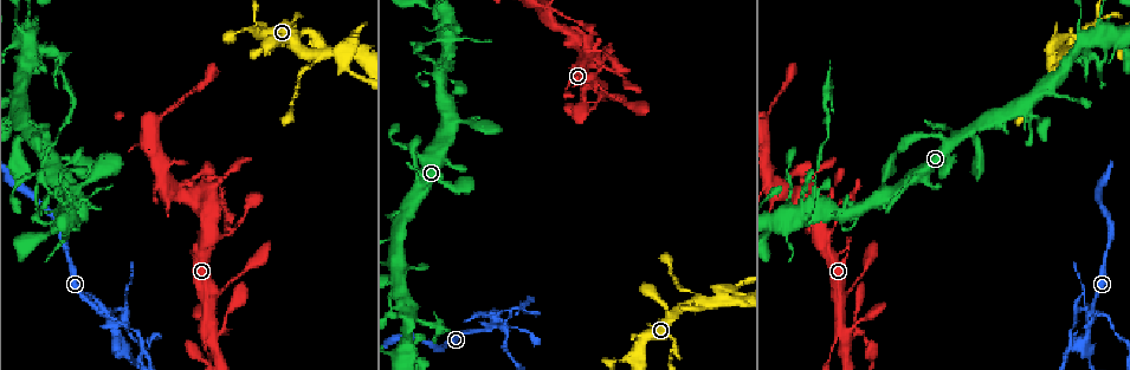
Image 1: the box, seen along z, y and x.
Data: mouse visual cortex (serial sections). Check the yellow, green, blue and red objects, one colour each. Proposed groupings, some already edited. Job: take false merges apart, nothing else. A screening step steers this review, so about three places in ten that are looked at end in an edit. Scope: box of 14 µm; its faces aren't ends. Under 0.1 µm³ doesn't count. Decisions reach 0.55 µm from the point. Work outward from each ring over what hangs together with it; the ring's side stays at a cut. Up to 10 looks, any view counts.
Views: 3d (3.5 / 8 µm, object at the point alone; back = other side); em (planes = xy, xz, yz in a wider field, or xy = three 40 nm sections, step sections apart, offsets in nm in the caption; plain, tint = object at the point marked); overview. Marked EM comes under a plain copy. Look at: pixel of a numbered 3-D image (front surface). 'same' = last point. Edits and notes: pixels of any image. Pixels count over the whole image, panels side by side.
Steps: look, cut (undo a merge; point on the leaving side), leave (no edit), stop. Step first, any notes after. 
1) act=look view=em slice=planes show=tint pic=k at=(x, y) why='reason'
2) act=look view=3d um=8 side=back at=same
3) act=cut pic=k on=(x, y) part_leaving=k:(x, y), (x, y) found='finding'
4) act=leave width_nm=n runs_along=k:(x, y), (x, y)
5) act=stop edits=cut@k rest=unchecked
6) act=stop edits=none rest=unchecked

act=look view=3d um=3.5 pic=1 at=(115, 323) why='a narrow waist'

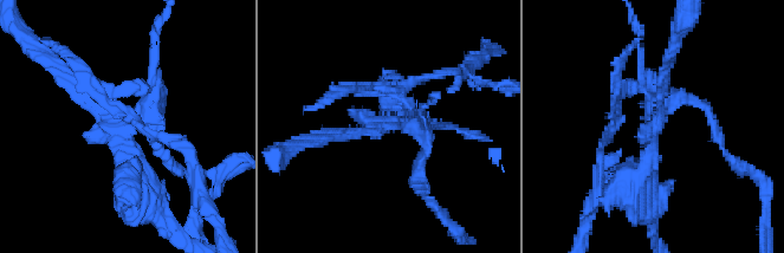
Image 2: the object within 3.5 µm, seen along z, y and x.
act=look view=em slice=xy step=1 show=tint pic=2 at=(649, 128) why='now the EM'

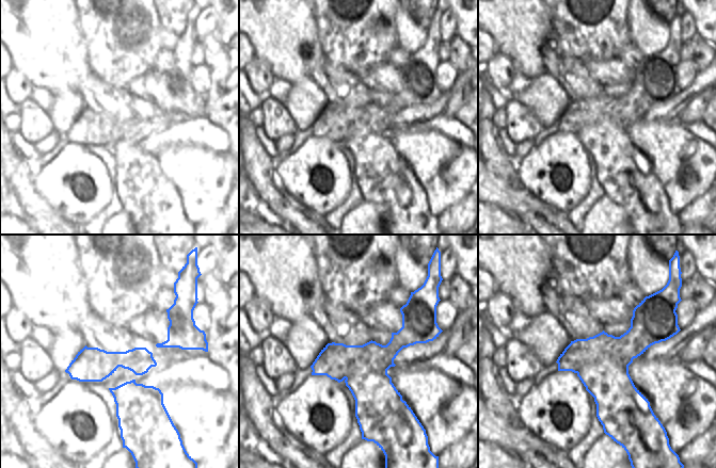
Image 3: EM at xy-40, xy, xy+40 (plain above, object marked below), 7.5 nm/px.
act=cut pic=2 on=(150, 136) found='a second cell is stuck on'

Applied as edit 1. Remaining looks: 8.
act=look view=overview why='see it whole again'

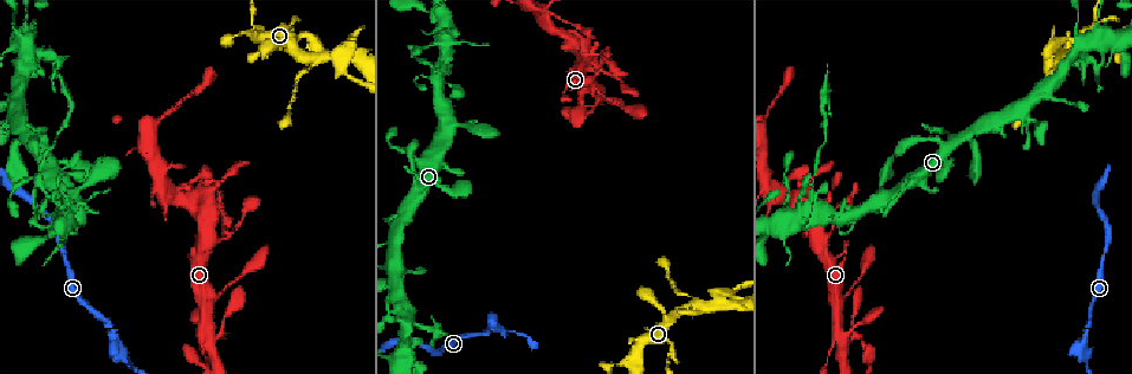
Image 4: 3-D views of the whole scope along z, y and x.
act=look view=3d um=3.5 pic=4 at=(414, 171)

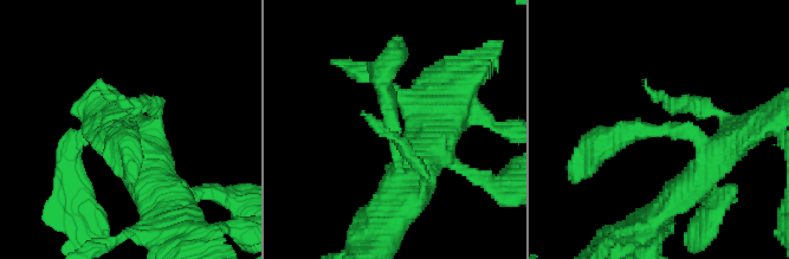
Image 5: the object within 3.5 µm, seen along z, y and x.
act=look view=em slice=planes show=tint pic=5 at=(665, 126) why='shape alone is not enough'

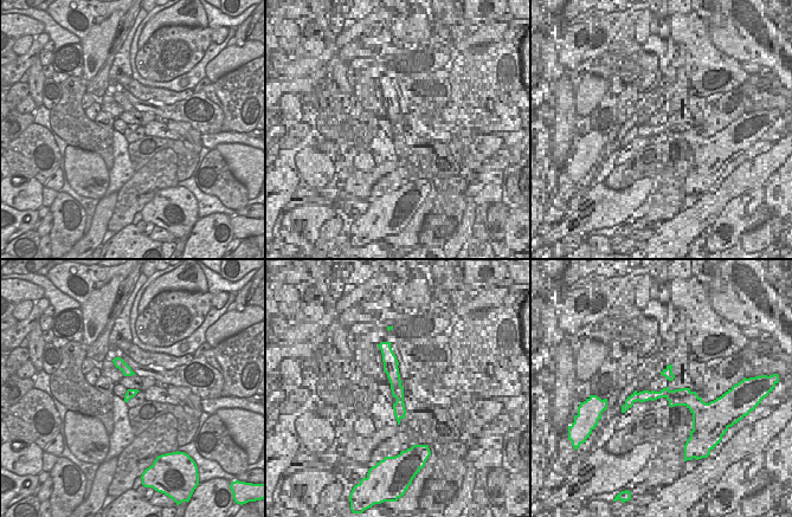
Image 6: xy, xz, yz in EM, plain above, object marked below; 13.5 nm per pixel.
act=leave width_nm=130 runs_along=5:(408, 177), (387, 63) found='one cell here'

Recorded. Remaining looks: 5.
act=look view=3d um=3.5 pic=4 at=(37, 223) why='abrupt turn'

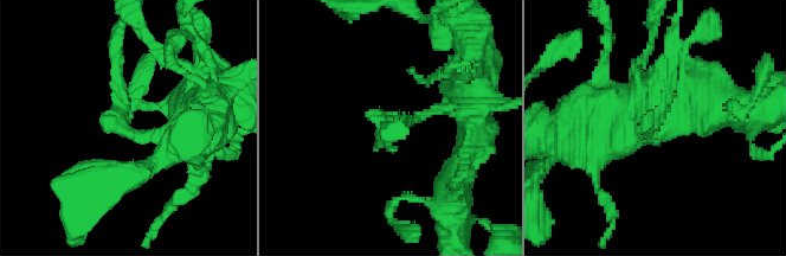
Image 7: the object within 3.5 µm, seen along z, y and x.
act=look view=em slice=xy step=2 show=tint pic=7 at=(653, 128) why='now the EM'

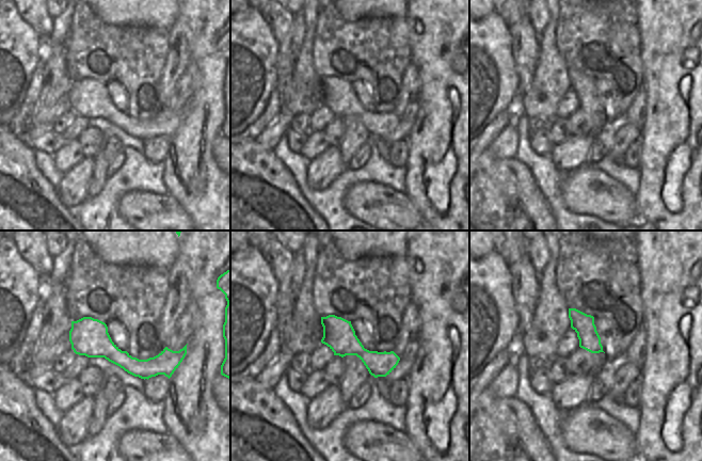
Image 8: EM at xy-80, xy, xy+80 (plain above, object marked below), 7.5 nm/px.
act=cut pic=7 on=(113, 52) arm_widths_nm=150,200 part_leaving=7:(121, 101), (114, 65), (121, 25) found='two cells meet here'

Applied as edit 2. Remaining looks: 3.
act=look view=3d um=3.5 pic=4 at=(592, 84) why='three-way junction'

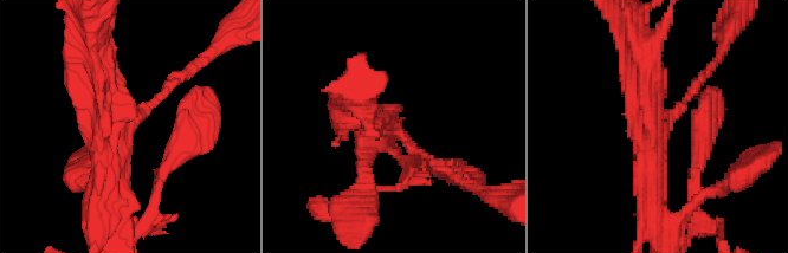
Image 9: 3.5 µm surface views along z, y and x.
act=look view=em slice=xy step=3 show=tint pic=9 at=(117, 122) arms=3 arm_widths_nm=150,350,450

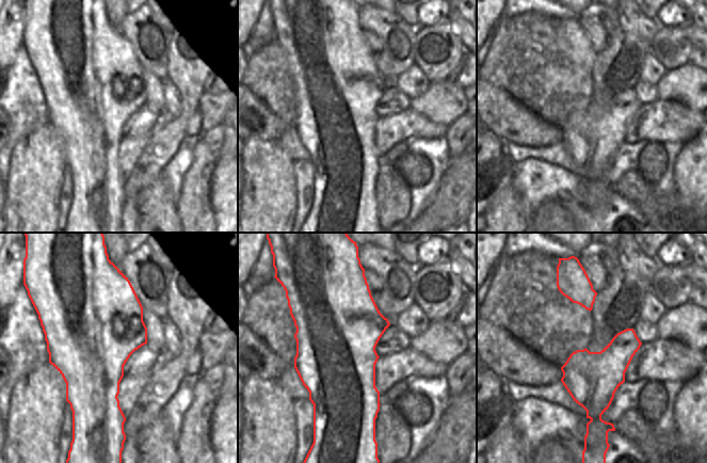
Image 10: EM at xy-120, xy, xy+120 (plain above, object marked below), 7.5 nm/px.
act=leave runs_along=9:(354, 111), (380, 117), (438, 163) found='continuous, no second cell'

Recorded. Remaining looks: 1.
act=stop edits=cut@2,cut@7 rest=unchecked

